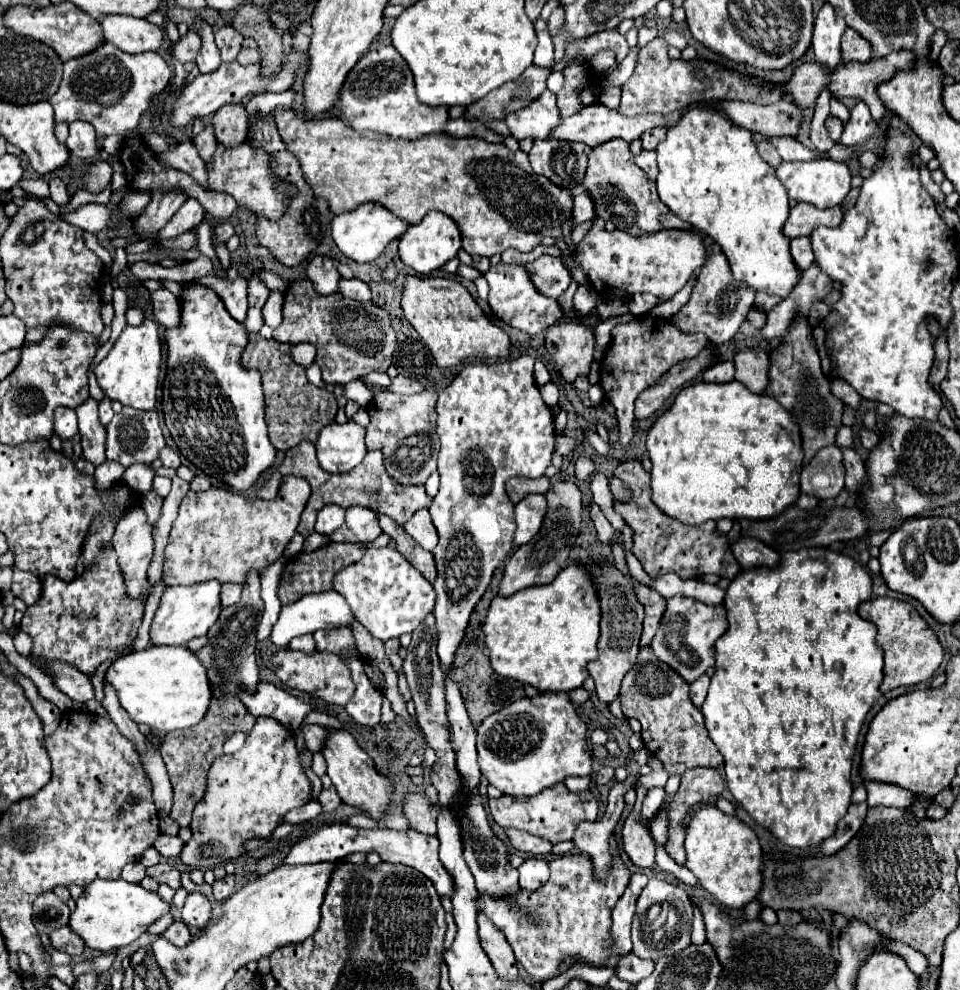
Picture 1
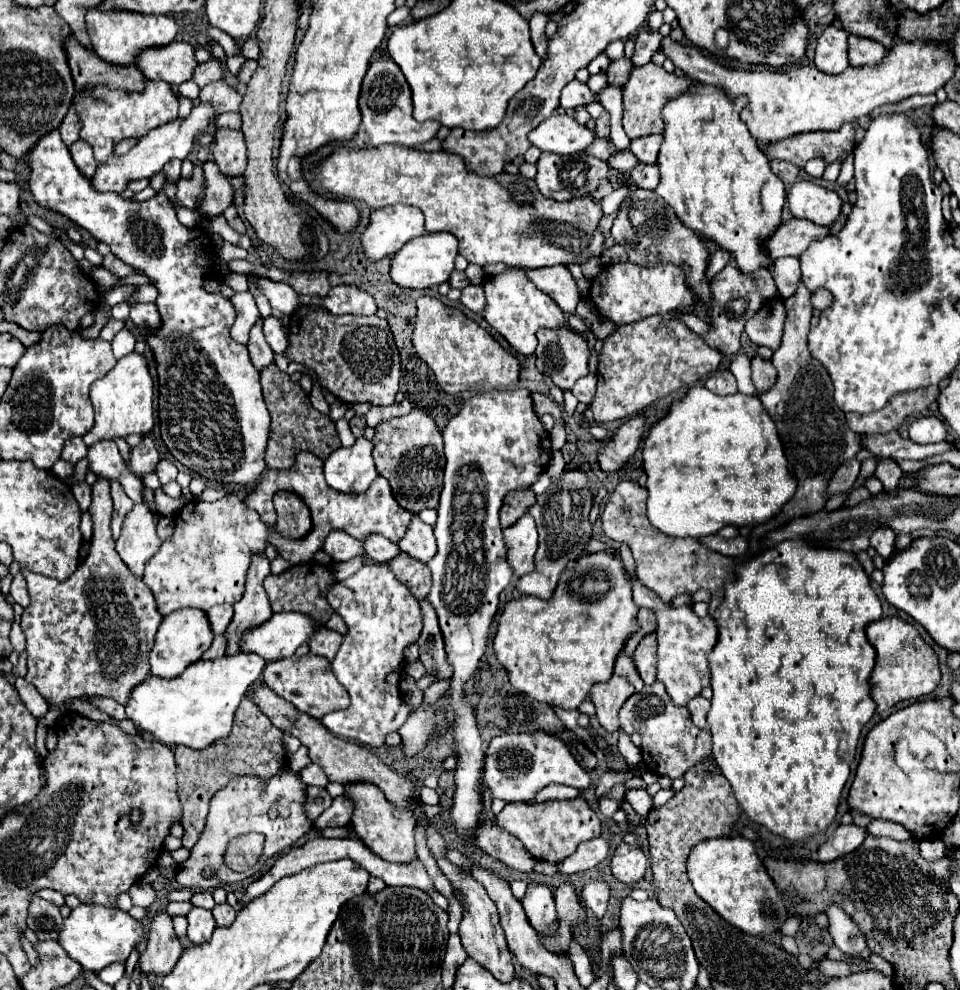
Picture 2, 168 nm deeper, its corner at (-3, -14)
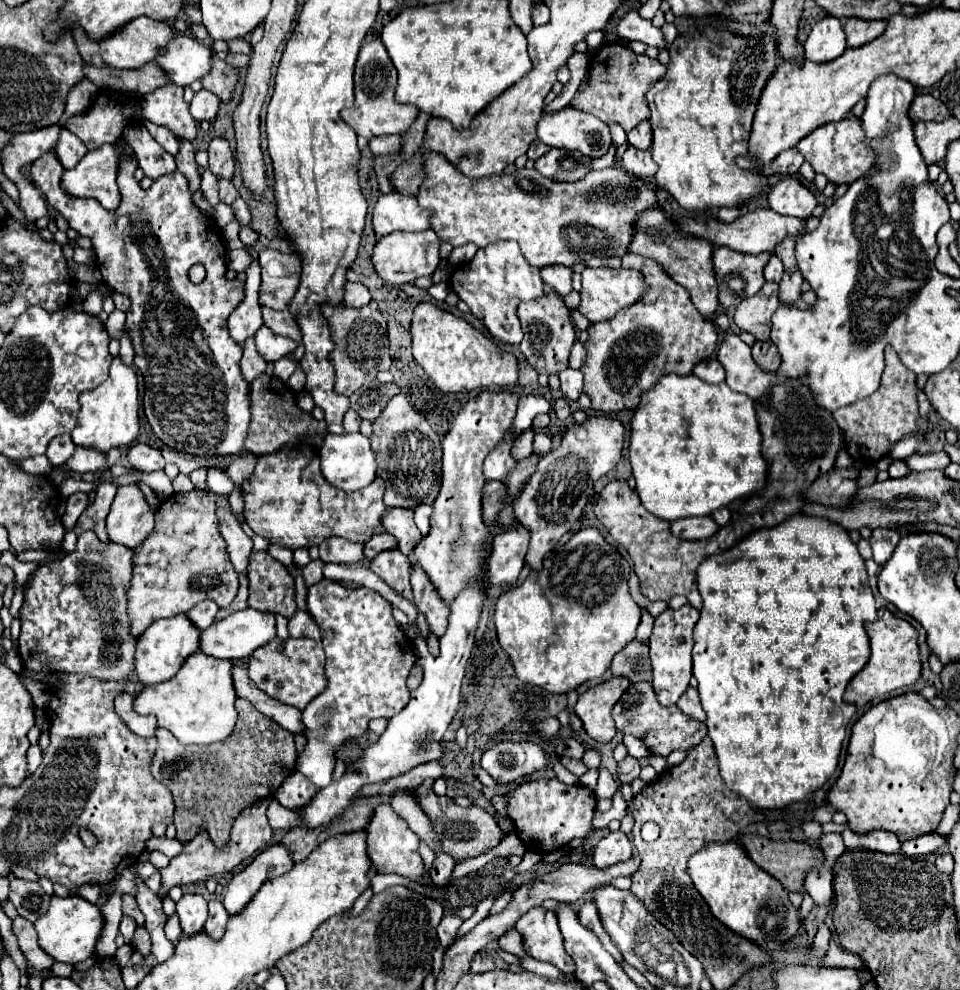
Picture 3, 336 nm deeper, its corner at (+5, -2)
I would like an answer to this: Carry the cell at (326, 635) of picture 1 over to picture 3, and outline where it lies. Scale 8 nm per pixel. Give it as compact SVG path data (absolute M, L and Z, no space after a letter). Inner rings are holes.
M298 610L290 620L288 620L288 632L292 638L312 638L312 640L320 640L320 628L316 626L316 622L308 616L308 612Z

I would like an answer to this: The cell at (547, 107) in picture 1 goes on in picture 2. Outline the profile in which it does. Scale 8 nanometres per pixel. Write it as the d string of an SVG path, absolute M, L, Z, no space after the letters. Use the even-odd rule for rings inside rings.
M552 114L528 134L528 140L544 152L566 156L582 152L594 140L594 134L568 114Z

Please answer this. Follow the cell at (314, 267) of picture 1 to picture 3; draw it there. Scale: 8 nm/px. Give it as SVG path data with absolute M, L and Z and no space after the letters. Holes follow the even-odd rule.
M264 248L260 252L262 284L260 306L283 311L288 309L288 300L296 294L300 280L300 260L294 254L282 254L278 250Z

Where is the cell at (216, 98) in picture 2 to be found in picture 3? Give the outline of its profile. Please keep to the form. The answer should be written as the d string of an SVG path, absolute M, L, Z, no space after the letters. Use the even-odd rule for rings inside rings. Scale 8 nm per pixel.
M200 90L200 92L196 92L194 100L190 102L190 114L198 122L212 120L216 116L216 112L218 112L218 106L220 106L220 100L212 92Z

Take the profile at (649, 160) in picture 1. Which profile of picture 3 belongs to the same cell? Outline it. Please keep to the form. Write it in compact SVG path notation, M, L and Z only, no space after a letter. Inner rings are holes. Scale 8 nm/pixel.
M630 146L622 154L622 164L628 172L642 176L642 178L652 178L658 172L656 162L652 160L652 152L650 150L638 150L634 146Z

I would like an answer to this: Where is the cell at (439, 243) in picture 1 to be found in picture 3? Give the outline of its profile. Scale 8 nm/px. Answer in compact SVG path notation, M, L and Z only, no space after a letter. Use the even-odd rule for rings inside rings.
M396 230L396 232L380 238L374 244L372 264L374 264L376 274L384 282L388 282L388 284L406 284L406 282L414 282L420 276L432 276L432 272L436 270L436 266L440 262L438 248L440 248L440 238L436 236L434 230L424 230L424 232Z

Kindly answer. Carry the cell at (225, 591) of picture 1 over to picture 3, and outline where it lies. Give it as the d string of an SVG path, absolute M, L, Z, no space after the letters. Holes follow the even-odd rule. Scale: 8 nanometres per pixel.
M204 600L200 604L196 604L196 608L192 608L190 612L186 612L188 620L198 628L198 630L204 630L208 628L214 618L216 618L216 612L218 612L218 606L212 602L212 600Z

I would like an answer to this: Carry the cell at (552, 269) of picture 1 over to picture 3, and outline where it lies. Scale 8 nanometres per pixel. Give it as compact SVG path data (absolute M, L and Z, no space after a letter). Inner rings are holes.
M548 266L540 270L542 280L560 296L566 296L568 292L572 292L572 268L564 268L564 266Z

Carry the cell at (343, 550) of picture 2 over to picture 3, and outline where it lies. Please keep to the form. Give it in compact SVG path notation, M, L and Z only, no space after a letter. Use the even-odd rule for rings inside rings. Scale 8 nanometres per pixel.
M326 538L320 544L320 560L322 562L334 562L334 564L356 564L364 558L364 544L350 542L344 538Z

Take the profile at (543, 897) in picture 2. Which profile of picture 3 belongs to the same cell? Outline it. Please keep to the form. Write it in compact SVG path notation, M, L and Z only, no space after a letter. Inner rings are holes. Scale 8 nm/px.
M540 906L532 908L516 922L516 930L522 936L524 952L528 952L530 958L548 962L564 974L574 974L576 964L564 950L562 934L554 912L548 912Z

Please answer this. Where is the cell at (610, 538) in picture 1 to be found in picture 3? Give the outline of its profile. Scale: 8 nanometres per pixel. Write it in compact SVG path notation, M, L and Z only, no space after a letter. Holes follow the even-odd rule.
M690 604L678 608L678 610L664 610L654 620L654 630L650 636L650 660L654 670L654 692L662 706L672 706L678 702L678 698L686 692L690 678L692 678L692 630L698 622L700 612L692 608Z

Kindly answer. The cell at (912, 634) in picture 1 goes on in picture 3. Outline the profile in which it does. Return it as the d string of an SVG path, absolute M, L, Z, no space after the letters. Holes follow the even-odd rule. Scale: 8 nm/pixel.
M878 610L876 622L866 624L866 632L870 636L870 646L872 646L872 656L870 662L850 680L846 692L844 692L844 702L850 702L858 708L884 698L896 688L912 686L920 678L920 654L918 654L918 632L912 628L910 622L890 614L888 610Z

